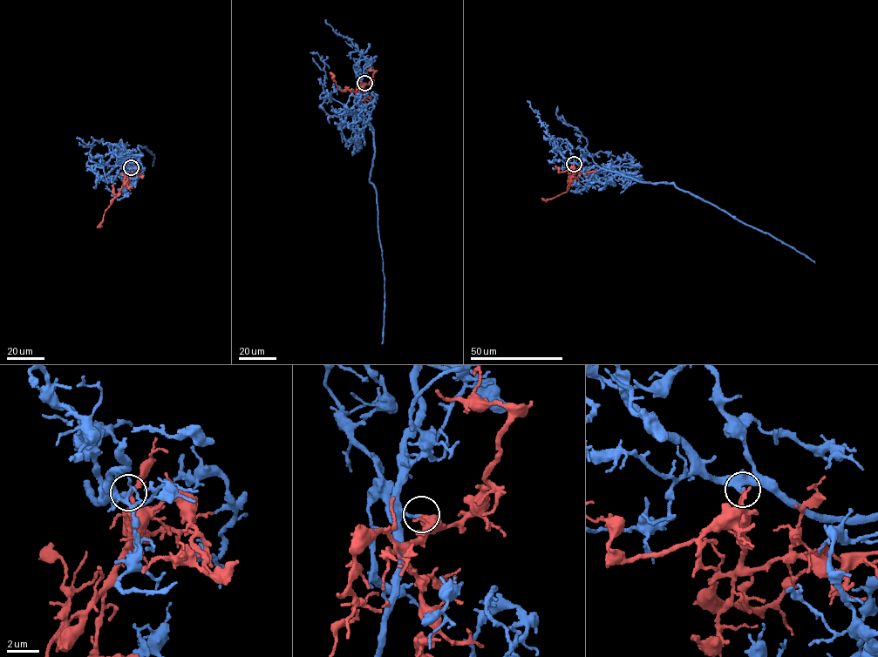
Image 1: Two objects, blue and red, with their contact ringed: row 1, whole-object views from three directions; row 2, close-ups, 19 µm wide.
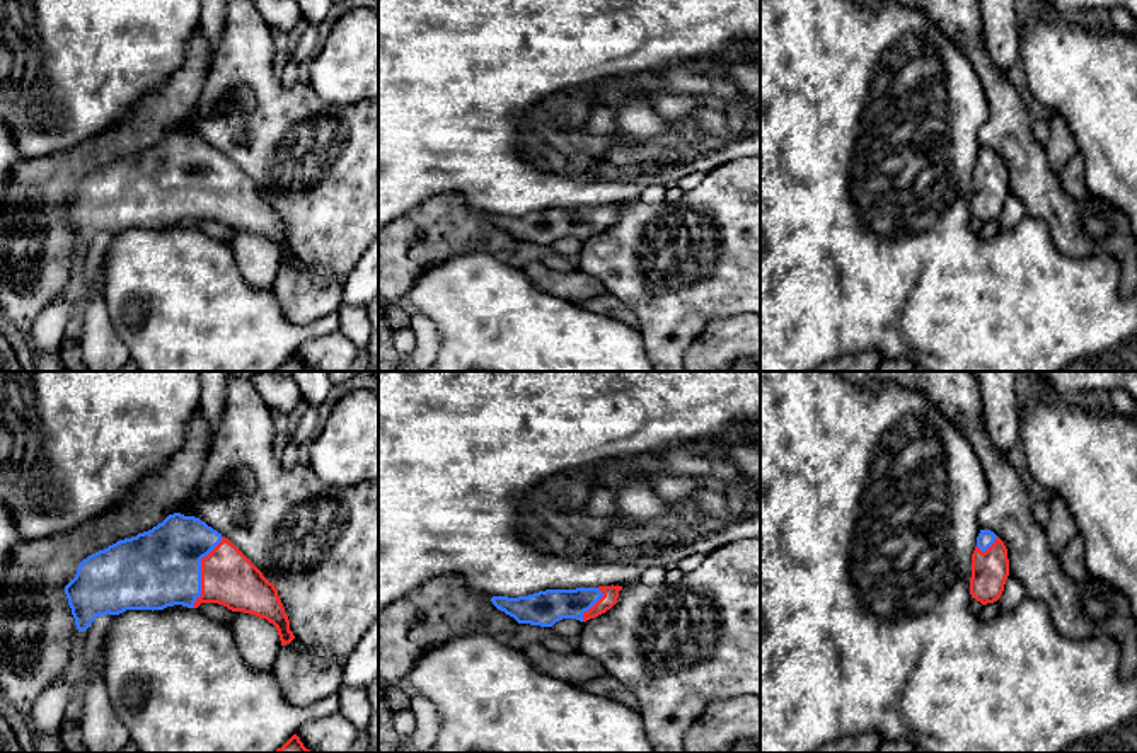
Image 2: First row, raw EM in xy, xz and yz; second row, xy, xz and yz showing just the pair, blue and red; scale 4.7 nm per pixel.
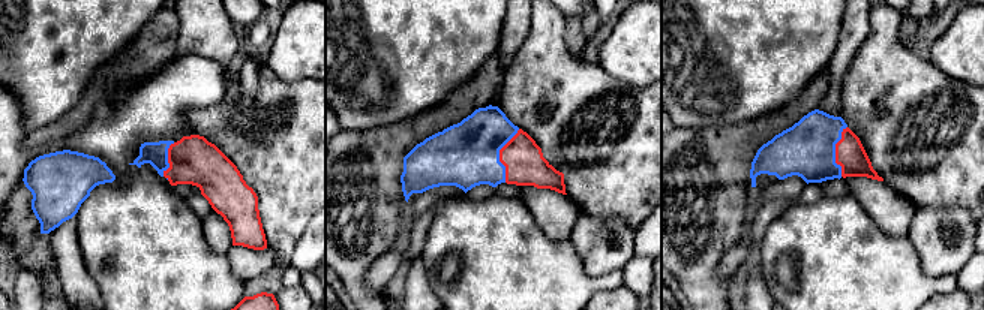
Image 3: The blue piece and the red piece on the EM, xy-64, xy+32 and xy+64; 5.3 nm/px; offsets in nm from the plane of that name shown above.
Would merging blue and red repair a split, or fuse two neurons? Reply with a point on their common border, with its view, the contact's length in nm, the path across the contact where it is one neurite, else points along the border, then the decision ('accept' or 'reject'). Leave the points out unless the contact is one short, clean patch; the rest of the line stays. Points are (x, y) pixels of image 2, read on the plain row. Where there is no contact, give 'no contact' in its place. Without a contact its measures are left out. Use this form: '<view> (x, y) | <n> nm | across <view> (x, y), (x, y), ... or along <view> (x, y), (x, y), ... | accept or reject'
xy (200, 191) | 360 nm | reject

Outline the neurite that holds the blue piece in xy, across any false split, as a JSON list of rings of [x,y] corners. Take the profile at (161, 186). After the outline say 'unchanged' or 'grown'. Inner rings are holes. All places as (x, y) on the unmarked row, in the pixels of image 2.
[[[169,133],[162,141],[136,155],[119,158],[84,177],[65,213],[80,249],[87,249],[99,233],[119,233],[126,228],[164,228],[194,225],[201,215],[201,177],[222,160],[222,152],[194,135]]] | unchanged

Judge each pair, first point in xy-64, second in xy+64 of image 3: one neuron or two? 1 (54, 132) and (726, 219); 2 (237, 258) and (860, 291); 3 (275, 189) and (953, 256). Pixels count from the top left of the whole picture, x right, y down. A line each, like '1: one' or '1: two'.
1: one
2: two
3: two

